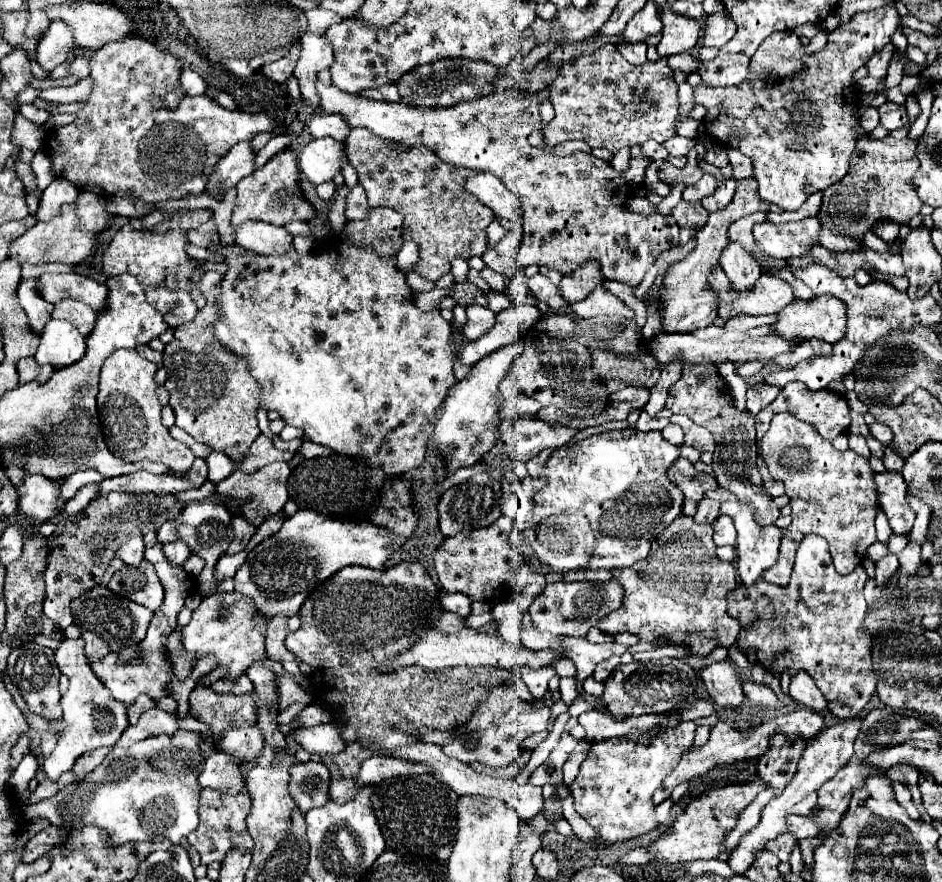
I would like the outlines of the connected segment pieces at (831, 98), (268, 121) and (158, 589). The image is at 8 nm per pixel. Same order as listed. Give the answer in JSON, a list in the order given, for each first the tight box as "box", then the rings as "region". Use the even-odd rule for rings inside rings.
[{"box":[694,5,900,211],"region":[[[886,5],[874,11],[856,13],[850,23],[828,35],[828,43],[818,53],[806,57],[806,75],[778,87],[758,87],[758,83],[740,83],[738,87],[694,87],[696,103],[706,107],[704,129],[706,135],[720,145],[734,147],[744,155],[754,159],[754,179],[758,181],[758,191],[762,201],[774,203],[784,211],[796,211],[812,193],[824,191],[826,187],[844,179],[850,169],[850,155],[856,147],[856,113],[860,109],[860,99],[854,91],[852,71],[866,65],[866,59],[890,43],[894,31],[900,25],[900,15],[894,5]]]},{"box":[46,37,276,203],"region":[[[128,37],[126,41],[110,43],[94,51],[90,57],[90,69],[90,77],[94,77],[94,89],[86,105],[76,113],[74,123],[56,129],[46,141],[46,153],[52,159],[52,173],[58,173],[58,177],[64,177],[82,191],[92,191],[102,197],[128,191],[134,197],[140,197],[144,203],[198,195],[204,191],[204,185],[214,173],[214,167],[232,145],[238,141],[248,141],[258,133],[276,129],[272,115],[228,111],[220,107],[210,95],[182,95],[174,111],[166,109],[166,93],[180,89],[182,63],[172,53],[142,37]]]},{"box":[106,561,164,611],"region":[[[142,561],[138,567],[124,565],[120,571],[114,573],[114,577],[108,581],[106,587],[152,611],[156,611],[162,605],[162,597],[164,597],[162,583],[152,563],[148,561]]]}]

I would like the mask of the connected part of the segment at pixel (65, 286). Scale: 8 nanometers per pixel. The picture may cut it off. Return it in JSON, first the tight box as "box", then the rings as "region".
{"box":[38,273,108,311],"region":[[[44,273],[38,277],[40,281],[40,293],[46,301],[58,303],[62,299],[76,299],[86,305],[90,305],[94,311],[104,311],[106,299],[108,299],[108,287],[102,283],[96,283],[90,277],[78,275],[78,273]]]}

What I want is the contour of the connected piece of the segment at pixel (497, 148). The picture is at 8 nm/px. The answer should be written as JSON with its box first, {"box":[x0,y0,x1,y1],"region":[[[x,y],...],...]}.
{"box":[316,81,680,287],"region":[[[320,81],[316,89],[320,107],[326,113],[342,113],[350,127],[366,127],[382,139],[410,147],[422,143],[450,165],[482,169],[500,177],[518,195],[524,209],[524,237],[518,251],[520,267],[536,263],[566,275],[586,261],[600,261],[606,279],[636,287],[652,261],[662,251],[678,245],[680,227],[672,215],[632,215],[626,207],[628,197],[638,185],[644,185],[644,171],[652,163],[648,157],[638,155],[642,145],[630,147],[628,169],[618,173],[608,161],[594,159],[590,153],[578,151],[578,155],[554,157],[528,143],[528,135],[554,117],[550,101],[540,93],[522,93],[510,87],[474,101],[430,109],[372,101]]]}

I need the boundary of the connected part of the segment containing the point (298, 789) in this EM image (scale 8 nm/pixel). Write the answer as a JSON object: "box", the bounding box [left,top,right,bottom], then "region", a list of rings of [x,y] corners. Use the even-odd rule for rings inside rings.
{"box":[290,761,330,813],"region":[[[306,761],[290,767],[290,795],[302,813],[330,801],[330,771],[324,763]]]}

